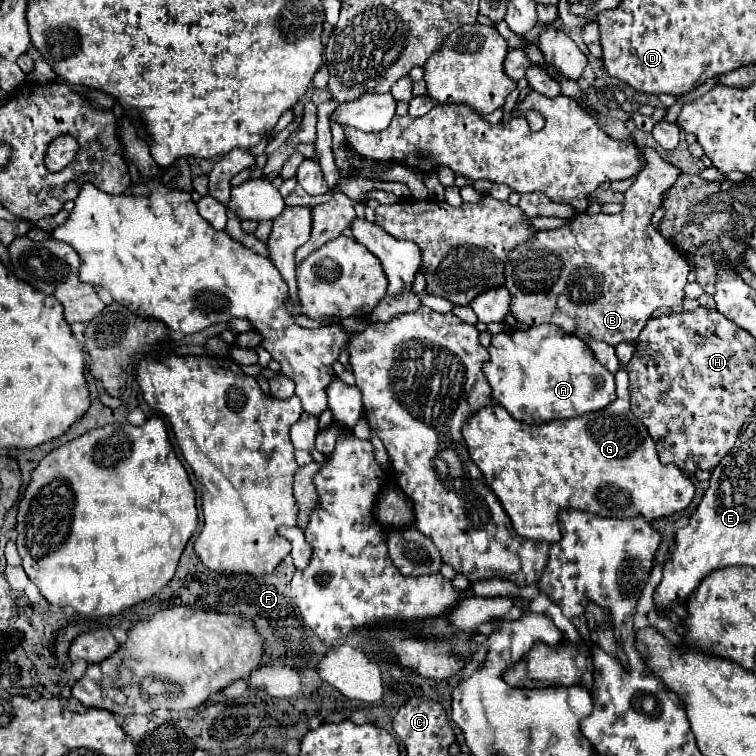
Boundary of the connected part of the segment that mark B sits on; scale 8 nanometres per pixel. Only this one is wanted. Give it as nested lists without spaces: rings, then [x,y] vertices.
[[[644,146],[642,152],[646,158],[646,168],[624,192],[622,212],[612,216],[576,214],[570,226],[540,230],[534,240],[516,246],[510,252],[506,262],[506,288],[512,296],[510,310],[516,320],[528,326],[550,322],[584,342],[600,340],[610,346],[618,346],[620,342],[636,340],[656,308],[676,306],[684,300],[684,286],[690,268],[686,260],[652,226],[652,216],[660,206],[662,192],[676,182],[680,170],[676,166],[668,166],[650,146]]]

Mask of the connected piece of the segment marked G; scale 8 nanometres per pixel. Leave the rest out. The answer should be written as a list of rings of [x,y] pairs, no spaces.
[[[620,366],[614,376],[618,398],[610,406],[596,412],[528,426],[524,422],[514,420],[504,406],[490,404],[474,412],[464,424],[462,436],[470,458],[484,474],[486,484],[498,496],[502,508],[512,520],[514,530],[520,536],[530,540],[544,540],[550,544],[558,542],[560,508],[576,508],[614,518],[632,518],[636,514],[642,514],[648,522],[652,522],[656,518],[684,510],[694,498],[694,484],[674,464],[662,464],[658,460],[656,446],[648,430],[632,414],[626,366]]]

